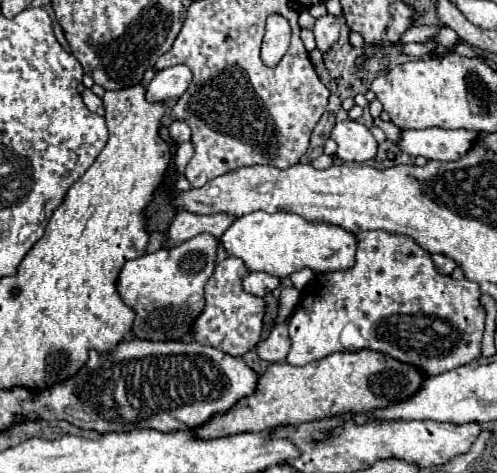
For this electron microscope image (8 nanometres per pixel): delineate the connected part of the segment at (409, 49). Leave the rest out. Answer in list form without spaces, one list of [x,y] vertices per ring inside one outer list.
[[[424,41],[424,43],[406,43],[404,45],[404,53],[408,55],[416,55],[416,57],[426,57],[430,51],[436,51],[438,41]]]

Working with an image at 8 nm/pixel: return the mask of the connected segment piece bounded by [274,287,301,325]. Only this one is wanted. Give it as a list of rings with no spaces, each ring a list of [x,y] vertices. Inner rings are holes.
[[[285,287],[279,298],[279,312],[275,325],[283,323],[295,310],[300,301],[301,293],[294,287]]]

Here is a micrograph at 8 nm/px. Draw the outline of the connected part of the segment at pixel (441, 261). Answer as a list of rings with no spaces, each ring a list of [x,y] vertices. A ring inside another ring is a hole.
[[[434,253],[434,255],[432,255],[432,259],[434,259],[434,263],[438,265],[438,269],[440,269],[442,273],[446,273],[446,275],[450,275],[450,273],[456,269],[456,261],[454,261],[454,259],[450,259],[450,257],[446,257],[446,255]]]

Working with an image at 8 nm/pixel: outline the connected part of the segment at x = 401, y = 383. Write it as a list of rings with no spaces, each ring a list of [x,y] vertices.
[[[368,349],[356,353],[334,353],[304,367],[296,367],[286,361],[272,363],[258,379],[254,395],[242,397],[230,411],[214,415],[202,427],[194,429],[194,437],[218,439],[234,433],[262,431],[280,423],[300,425],[342,413],[358,413],[386,407],[414,395],[422,379],[424,377],[422,373],[418,373],[418,369],[410,369],[410,365],[402,365],[400,361],[382,357],[382,353],[374,353]]]

